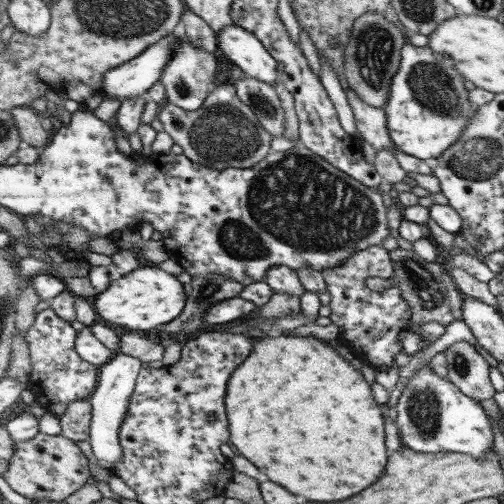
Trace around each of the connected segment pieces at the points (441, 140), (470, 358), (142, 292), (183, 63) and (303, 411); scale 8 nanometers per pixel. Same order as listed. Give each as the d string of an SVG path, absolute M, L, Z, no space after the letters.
M403 44L399 64L391 77L387 102L381 109L392 146L419 160L437 158L456 142L464 124L477 114L477 106L467 100L464 78L453 68L445 68L440 56L429 47Z
M457 342L445 350L446 378L459 392L480 403L492 398L495 390L489 383L486 356L467 342Z
M141 266L131 271L131 274L111 282L105 292L98 293L92 300L103 323L117 324L138 333L141 333L141 330L151 330L149 333L153 333L161 324L175 320L183 312L187 296L189 295L185 294L183 284L175 275L159 267Z
M188 38L179 42L175 54L164 68L160 82L164 85L165 93L170 104L179 106L187 112L199 111L210 92L214 90L215 78L217 78L217 58L211 52L205 52L203 48L197 48Z
M279 336L279 338L261 338L259 344L255 344L255 352L235 370L235 376L231 376L226 392L225 408L230 420L230 443L235 446L242 457L251 462L266 480L285 486L295 496L303 496L309 502L335 502L349 498L363 490L365 486L373 484L377 476L381 476L385 468L385 448L383 448L383 421L379 418L379 424L375 422L375 401L371 389L363 379L359 370L344 360L339 353L321 339L313 336Z

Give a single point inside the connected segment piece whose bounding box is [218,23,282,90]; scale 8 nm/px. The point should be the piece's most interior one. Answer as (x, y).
(244, 49)

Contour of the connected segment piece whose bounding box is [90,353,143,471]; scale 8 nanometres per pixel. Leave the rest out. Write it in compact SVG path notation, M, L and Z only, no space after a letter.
M123 353L115 355L107 364L101 366L98 387L91 396L93 418L90 444L95 462L105 470L113 470L115 464L123 458L120 430L129 410L130 398L134 393L141 366L143 366L141 360Z

